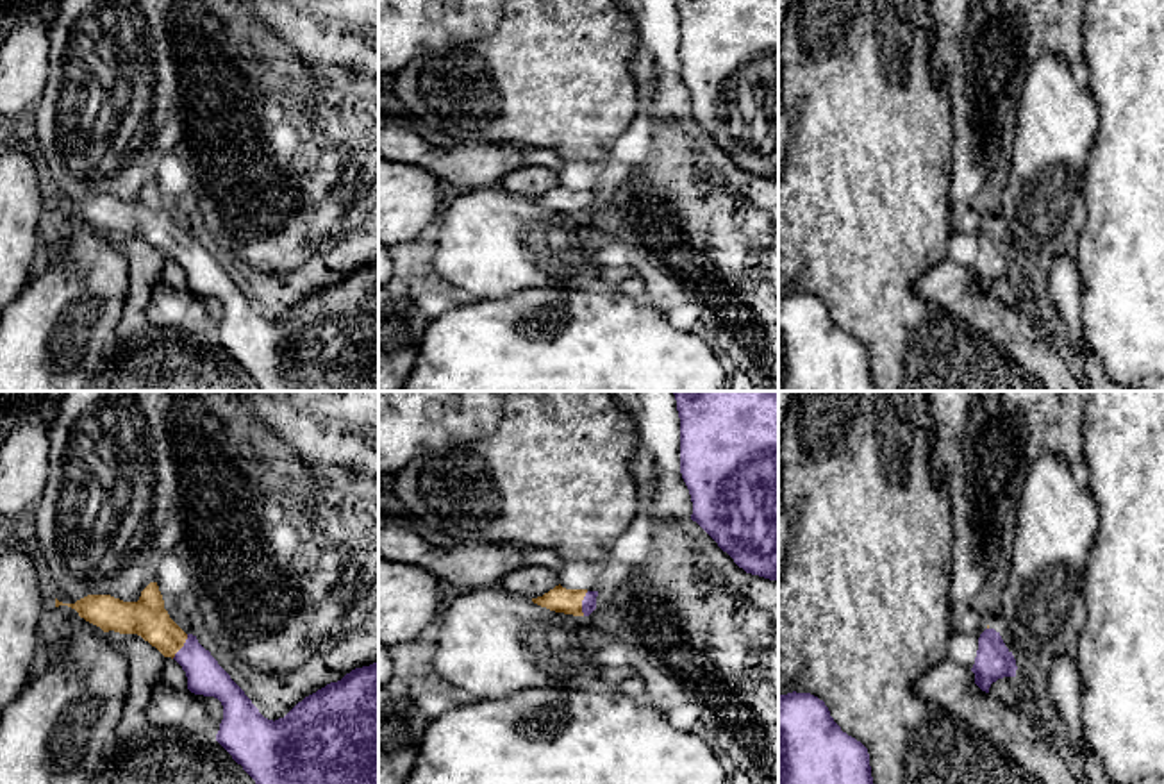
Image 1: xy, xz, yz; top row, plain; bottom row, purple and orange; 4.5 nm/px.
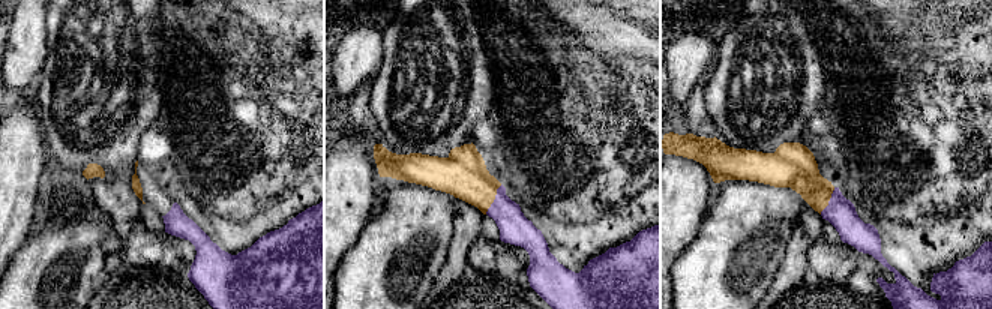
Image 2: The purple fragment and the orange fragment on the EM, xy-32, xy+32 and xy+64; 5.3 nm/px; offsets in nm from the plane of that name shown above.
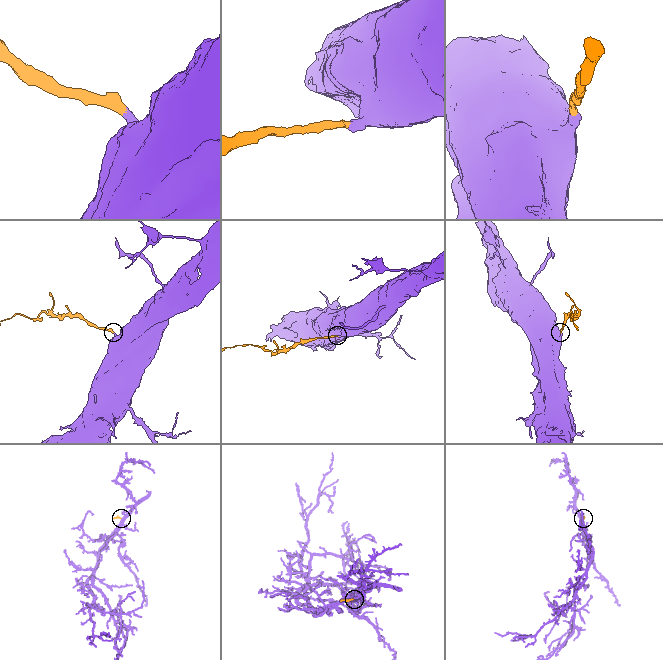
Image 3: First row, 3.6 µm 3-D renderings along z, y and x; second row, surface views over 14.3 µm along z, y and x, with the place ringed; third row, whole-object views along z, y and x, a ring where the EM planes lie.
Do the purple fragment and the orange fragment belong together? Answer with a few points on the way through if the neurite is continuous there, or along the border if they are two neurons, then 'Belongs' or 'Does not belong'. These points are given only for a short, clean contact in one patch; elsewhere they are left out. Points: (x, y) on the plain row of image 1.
Path across: xy (206, 277), (199, 263), (182, 247), (172, 241), (147, 216). Belongs

